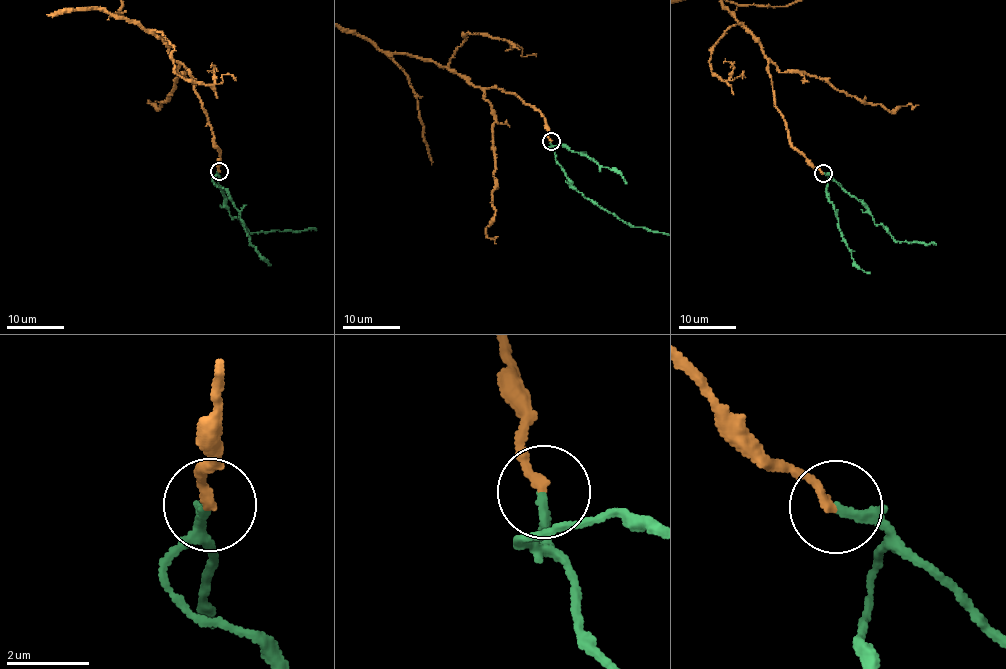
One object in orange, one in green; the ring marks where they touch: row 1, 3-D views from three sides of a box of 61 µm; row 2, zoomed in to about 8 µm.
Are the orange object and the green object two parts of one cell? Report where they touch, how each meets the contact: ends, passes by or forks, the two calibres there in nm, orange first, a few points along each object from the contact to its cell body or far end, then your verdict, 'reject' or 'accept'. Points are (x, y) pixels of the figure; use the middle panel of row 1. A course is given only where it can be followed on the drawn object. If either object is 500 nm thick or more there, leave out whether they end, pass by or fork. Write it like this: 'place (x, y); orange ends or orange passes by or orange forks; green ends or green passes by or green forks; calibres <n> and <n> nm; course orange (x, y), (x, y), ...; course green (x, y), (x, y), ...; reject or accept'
place (551, 141); orange ends; green ends; calibres 200 and 240 nm; accept

